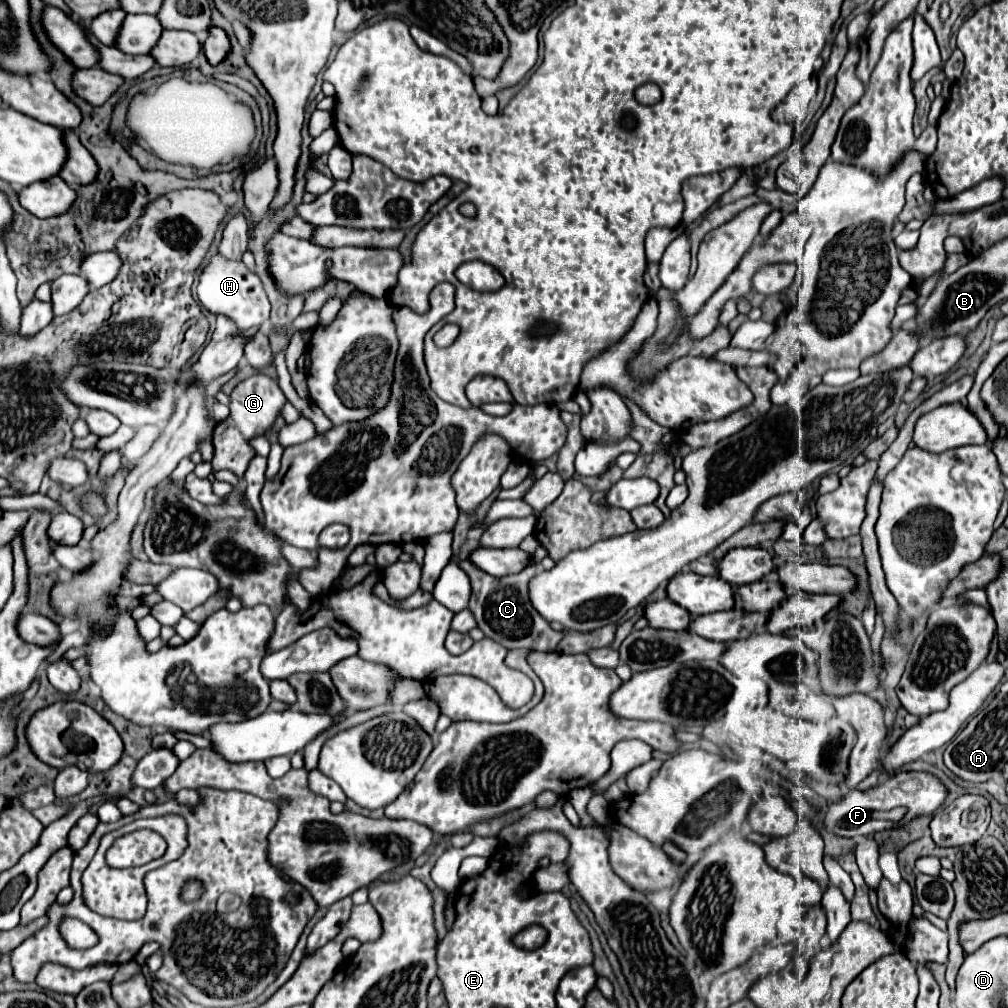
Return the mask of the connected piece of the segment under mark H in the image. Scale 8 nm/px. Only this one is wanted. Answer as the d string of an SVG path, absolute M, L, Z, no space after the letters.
M219 254L213 256L209 266L203 270L199 278L199 286L197 286L197 296L199 296L199 302L209 312L229 316L239 326L239 330L261 326L271 312L271 304L269 304L269 298L263 290L259 276L249 272L243 262L227 262Z

